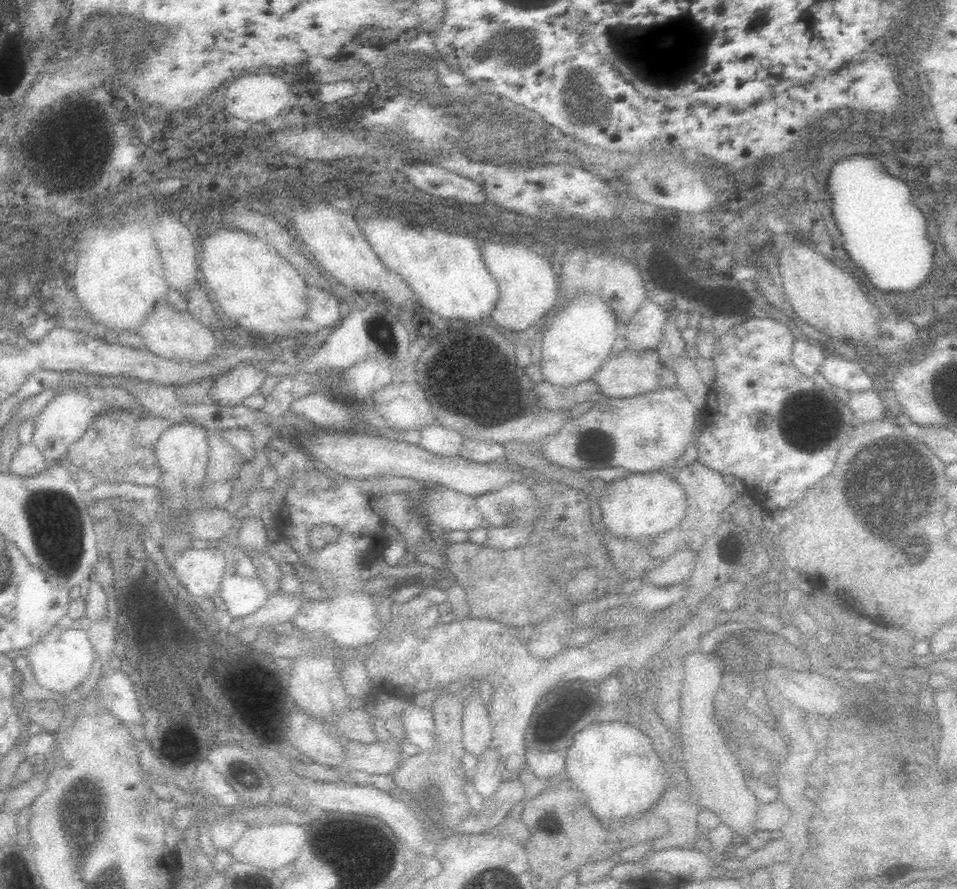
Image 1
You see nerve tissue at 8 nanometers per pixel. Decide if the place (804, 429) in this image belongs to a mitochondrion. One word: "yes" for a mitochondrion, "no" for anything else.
yes

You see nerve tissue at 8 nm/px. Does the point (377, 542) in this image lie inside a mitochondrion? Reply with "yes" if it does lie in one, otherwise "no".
no

